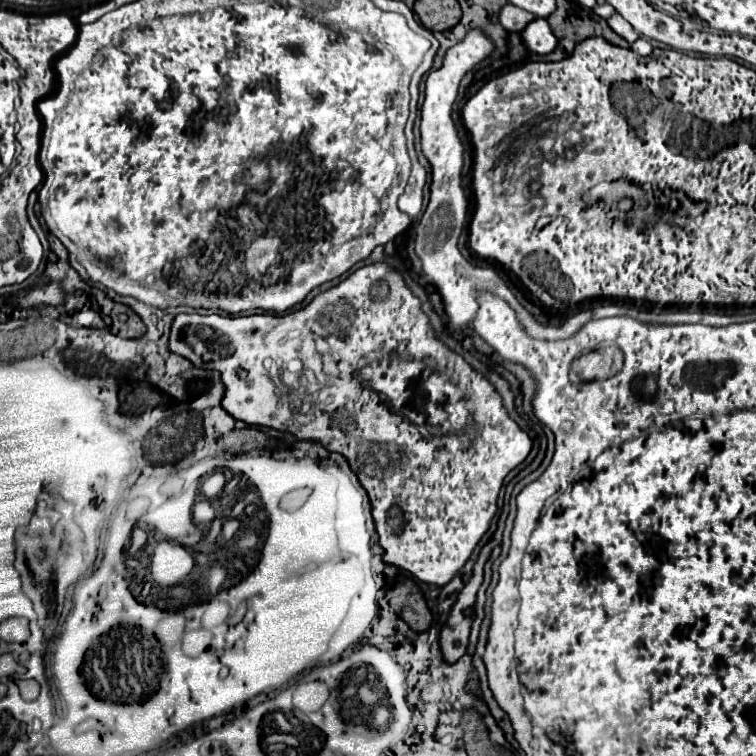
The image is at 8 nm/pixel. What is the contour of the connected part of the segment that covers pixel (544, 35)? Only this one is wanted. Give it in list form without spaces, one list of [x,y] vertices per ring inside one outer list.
[[[537,18],[533,20],[525,30],[523,30],[523,40],[529,46],[531,52],[537,54],[551,54],[557,48],[557,36],[553,34],[553,30],[549,28],[547,20]]]

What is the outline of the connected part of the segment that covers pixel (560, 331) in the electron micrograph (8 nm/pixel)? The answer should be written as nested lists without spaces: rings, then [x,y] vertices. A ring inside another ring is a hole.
[[[471,28],[463,42],[459,42],[457,46],[449,48],[443,64],[439,70],[433,70],[425,82],[427,86],[427,94],[421,106],[421,150],[427,156],[427,160],[433,166],[433,182],[431,182],[431,198],[427,204],[427,210],[421,218],[421,222],[417,224],[415,232],[417,232],[417,244],[415,244],[415,252],[419,254],[421,262],[423,262],[423,272],[427,274],[427,278],[431,278],[433,282],[437,282],[439,294],[443,298],[445,304],[445,312],[449,318],[449,328],[457,328],[463,330],[463,326],[467,328],[469,322],[475,318],[477,312],[477,304],[475,304],[475,290],[479,288],[489,288],[491,292],[495,292],[499,298],[503,298],[505,302],[511,304],[511,308],[515,308],[521,324],[527,328],[527,332],[531,332],[531,336],[535,338],[543,338],[543,340],[561,340],[567,338],[571,334],[575,334],[585,322],[595,320],[595,318],[605,318],[605,316],[631,316],[643,322],[653,322],[653,324],[707,324],[707,326],[729,326],[735,322],[743,322],[743,316],[717,316],[717,314],[702,314],[700,311],[689,311],[687,309],[679,309],[675,311],[667,311],[660,314],[653,312],[639,312],[627,306],[617,306],[617,304],[601,304],[595,306],[591,310],[581,310],[577,314],[567,318],[563,324],[555,326],[555,324],[541,324],[531,312],[527,312],[519,300],[515,298],[515,294],[509,290],[509,286],[501,280],[501,276],[493,270],[493,268],[477,268],[473,264],[469,264],[459,248],[459,236],[463,232],[463,224],[467,218],[467,196],[463,192],[461,186],[461,170],[463,170],[463,144],[457,136],[457,128],[453,124],[451,118],[451,108],[453,102],[457,98],[457,90],[459,84],[463,80],[463,76],[473,70],[479,62],[483,62],[485,58],[489,58],[495,52],[495,44],[491,42],[491,38],[481,30],[481,28]]]

